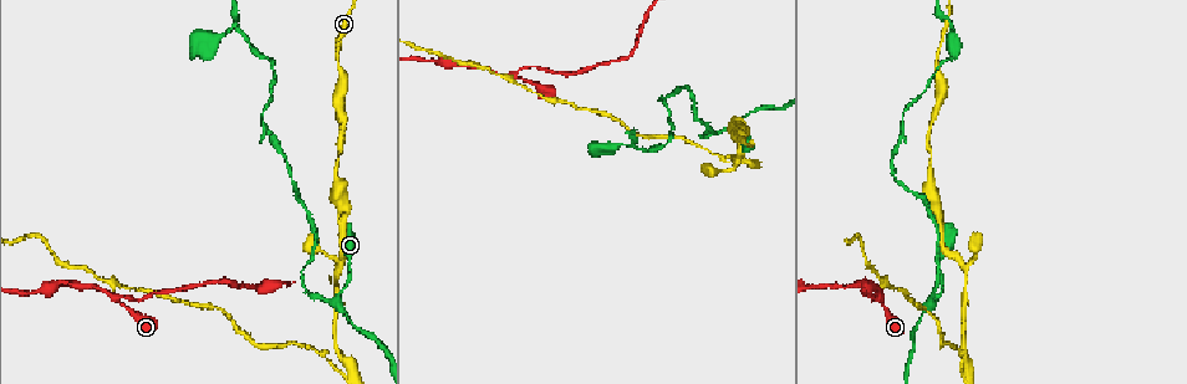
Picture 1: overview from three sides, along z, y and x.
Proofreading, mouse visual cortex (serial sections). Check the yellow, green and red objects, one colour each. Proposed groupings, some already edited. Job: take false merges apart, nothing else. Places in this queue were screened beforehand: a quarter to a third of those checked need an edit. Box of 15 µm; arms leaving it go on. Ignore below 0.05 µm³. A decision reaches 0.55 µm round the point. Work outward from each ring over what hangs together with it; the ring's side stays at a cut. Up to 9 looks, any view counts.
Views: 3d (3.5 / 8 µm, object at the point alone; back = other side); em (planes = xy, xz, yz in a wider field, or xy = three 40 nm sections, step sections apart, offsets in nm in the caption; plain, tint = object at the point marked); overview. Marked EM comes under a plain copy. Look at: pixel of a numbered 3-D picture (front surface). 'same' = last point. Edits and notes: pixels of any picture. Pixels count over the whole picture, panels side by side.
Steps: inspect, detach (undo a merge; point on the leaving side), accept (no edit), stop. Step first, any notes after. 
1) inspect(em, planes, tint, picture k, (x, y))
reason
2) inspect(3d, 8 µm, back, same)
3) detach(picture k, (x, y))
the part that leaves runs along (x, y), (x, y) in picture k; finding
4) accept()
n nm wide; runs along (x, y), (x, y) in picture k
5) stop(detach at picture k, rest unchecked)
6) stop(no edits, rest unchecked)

inspect(3d, 3.5 µm, picture 1, (904, 113))
a narrow waist

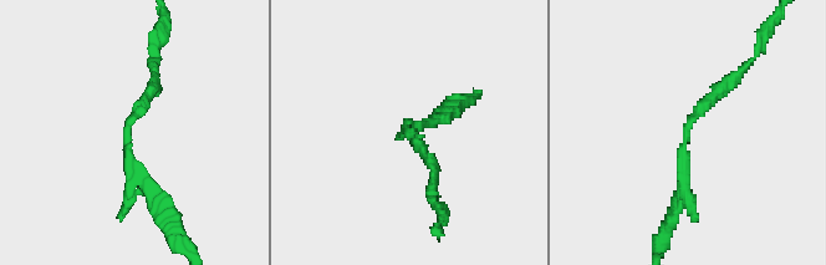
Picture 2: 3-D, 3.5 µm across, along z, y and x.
inspect(em, xy, step 3, tint, picture 2, (407, 124))

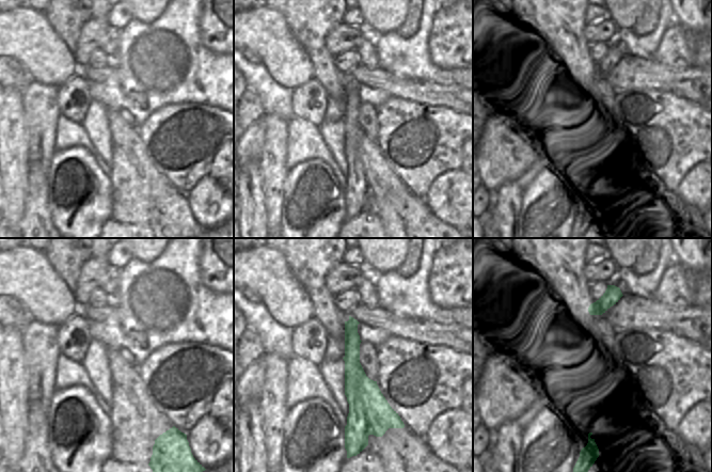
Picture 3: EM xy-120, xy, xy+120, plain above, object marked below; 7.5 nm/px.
accept()
runs along (351, 320), (362, 428) in picture 3; continuous, no second cell

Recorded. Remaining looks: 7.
inspect(3d, 3.5 µm, picture 1, (635, 146))

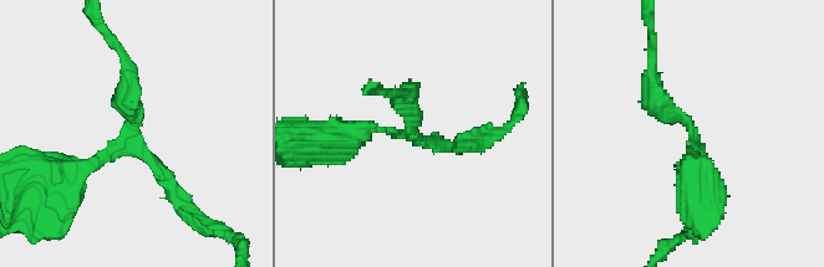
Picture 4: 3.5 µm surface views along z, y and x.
inspect(em, xy, step 1, tint, picture 4, (142, 151))
now the EM

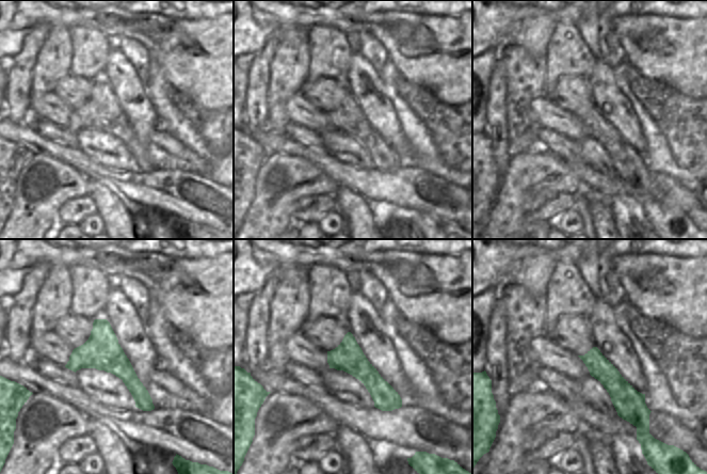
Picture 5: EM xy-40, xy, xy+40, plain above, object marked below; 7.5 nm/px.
accept()
runs along (97, 321), (102, 349), (150, 407) in picture 5; continuous, no second cell

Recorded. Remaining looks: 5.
inspect(3d, 3.5 µm, picture 1, (737, 158))

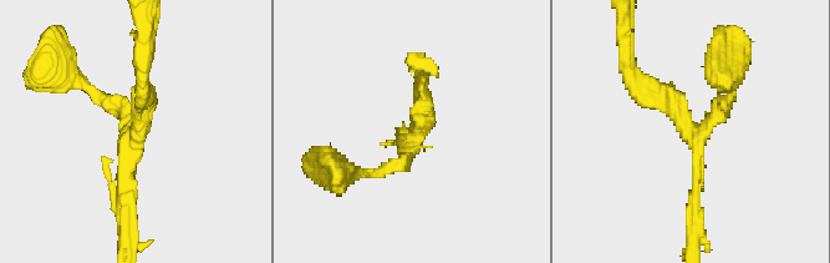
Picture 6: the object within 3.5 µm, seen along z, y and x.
accept()
3 arms; runs along (632, 81), (696, 138), (693, 211) in picture 6; one cell here

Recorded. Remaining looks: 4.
inspect(3d, 3.5 µm, picture 1, (517, 76))
three-way junction

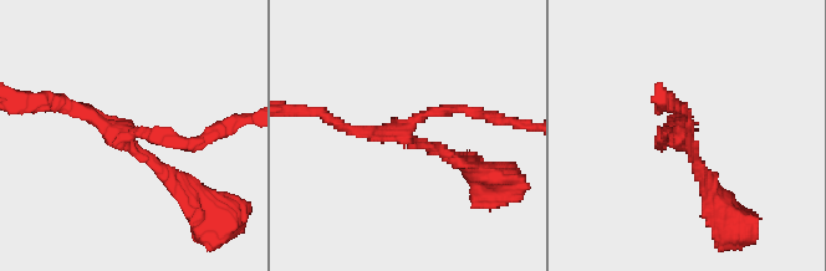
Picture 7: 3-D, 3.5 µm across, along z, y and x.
inspect(em, xy, step 5, tint, picture 7, (683, 134))
need the tissue

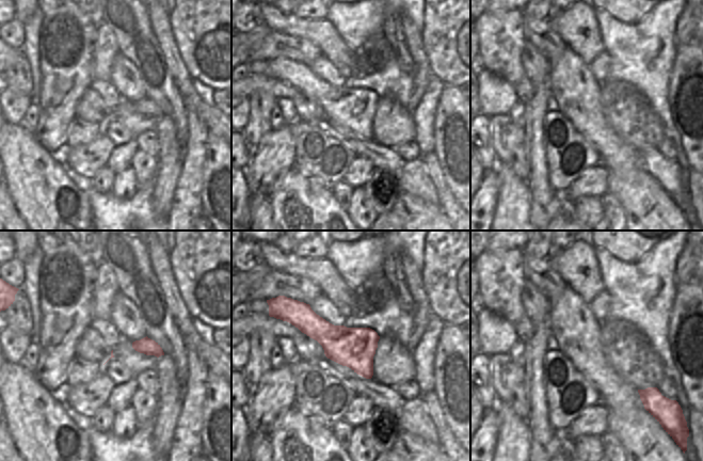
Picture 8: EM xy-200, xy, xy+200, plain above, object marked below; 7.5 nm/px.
accept()
300 nm wide; runs along (709, 190), (684, 133), (664, 141) in picture 7; one cell here

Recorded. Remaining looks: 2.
stop(no edits, rest unchecked)

